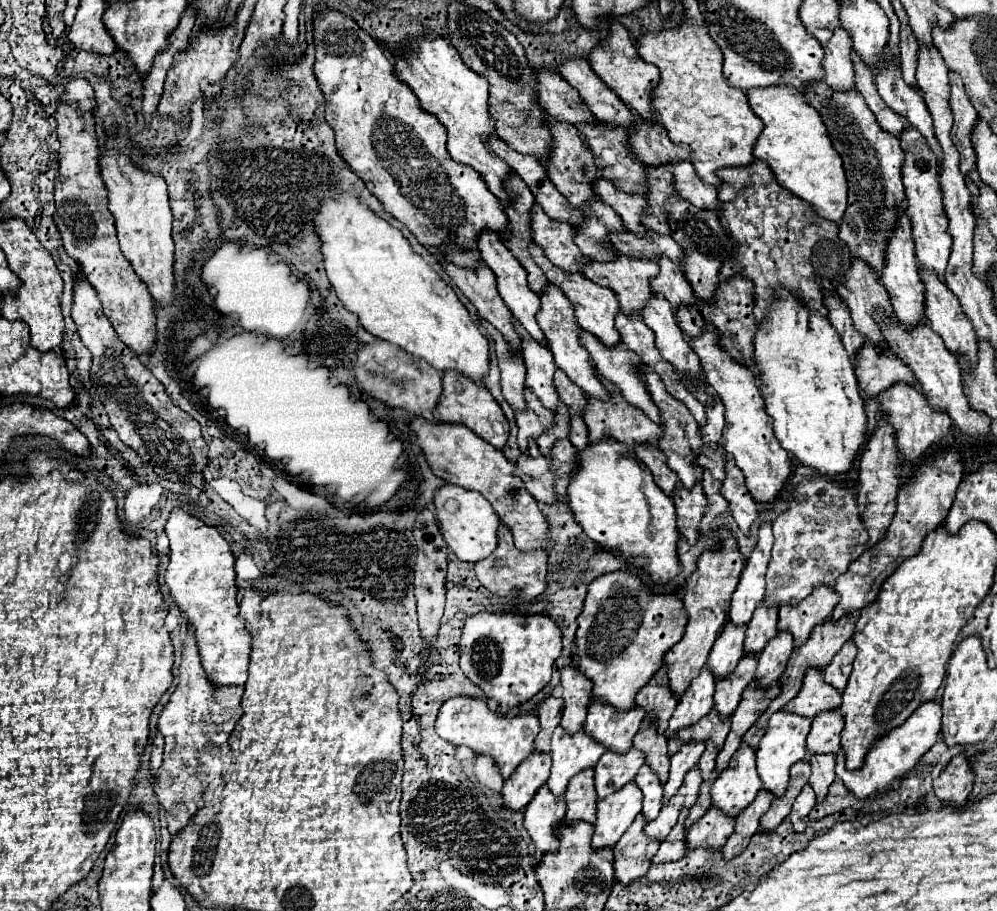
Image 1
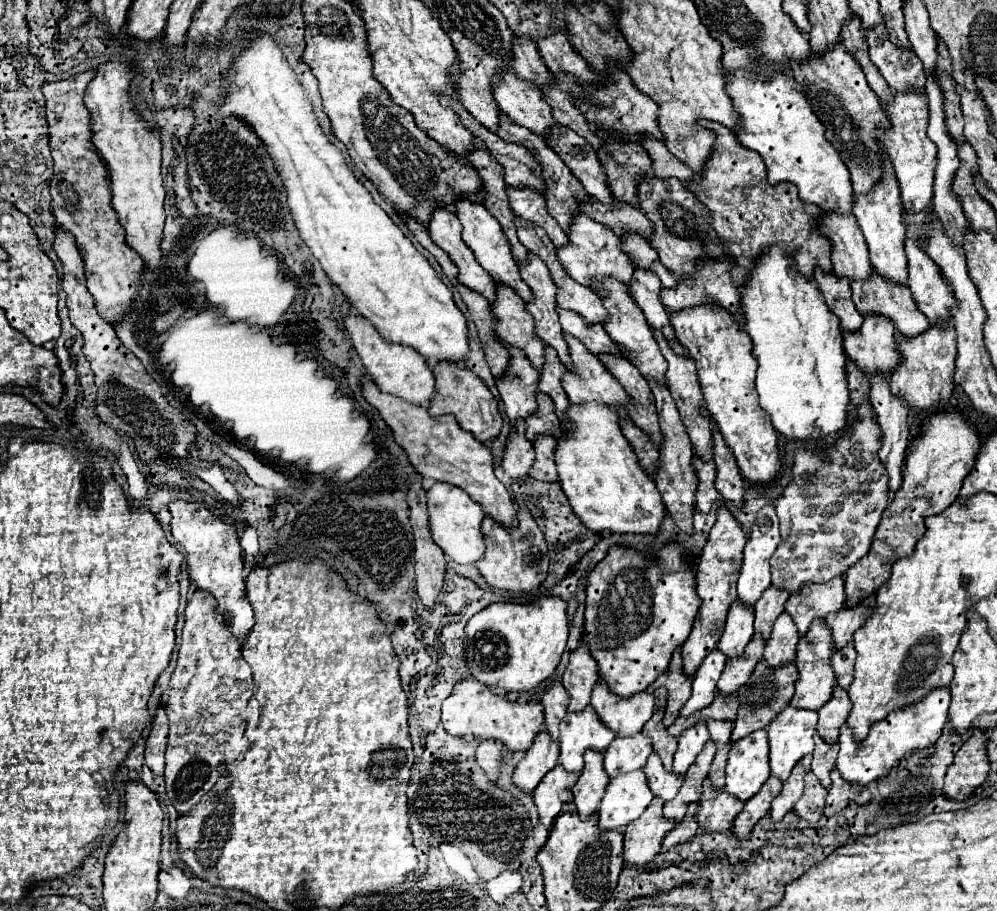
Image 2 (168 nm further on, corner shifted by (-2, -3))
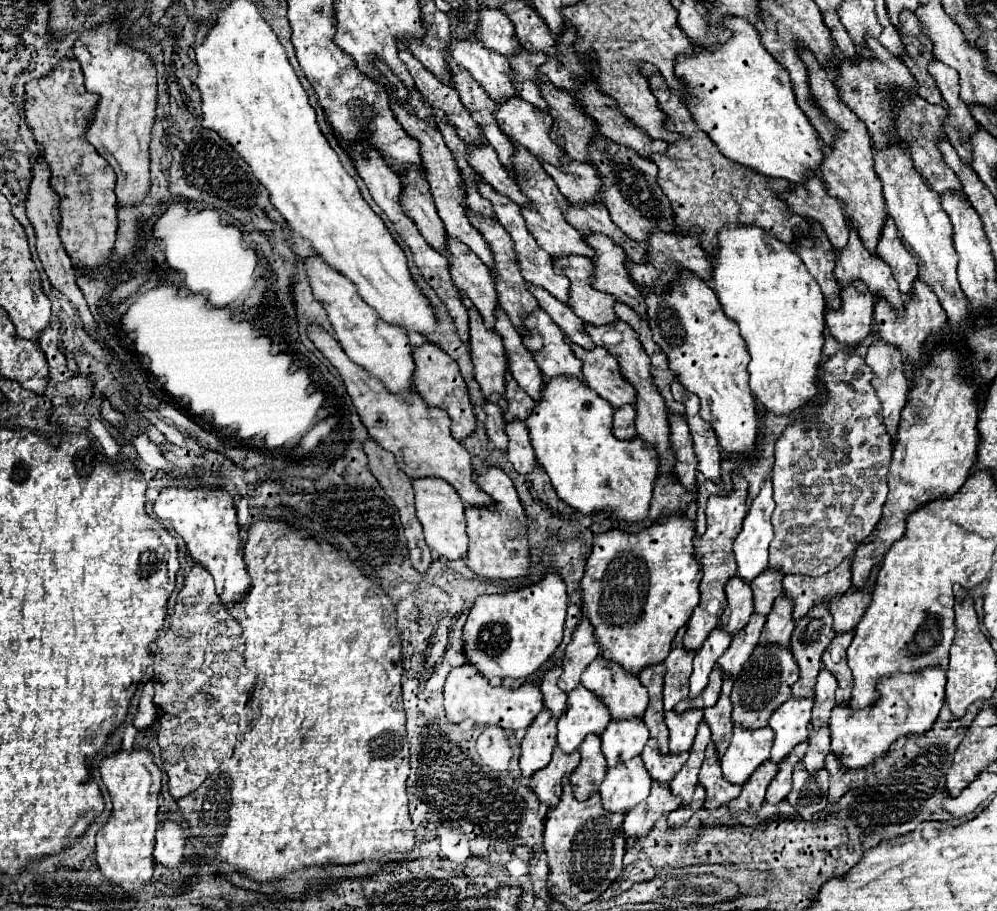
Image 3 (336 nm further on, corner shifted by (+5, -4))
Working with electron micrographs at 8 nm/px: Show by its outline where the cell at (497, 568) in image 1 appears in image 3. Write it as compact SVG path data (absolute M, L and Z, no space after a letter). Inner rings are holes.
M491 467L485 475L477 475L475 481L485 493L489 493L497 501L497 507L493 509L467 507L465 509L467 533L469 533L467 567L475 575L485 577L489 581L515 579L529 573L531 553L529 553L529 541L527 541L527 517L517 497L513 481L499 467Z

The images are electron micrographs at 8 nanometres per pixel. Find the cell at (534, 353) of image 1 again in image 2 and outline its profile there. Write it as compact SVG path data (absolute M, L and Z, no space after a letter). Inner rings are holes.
M496 282L496 300L490 304L492 316L496 322L496 334L524 350L526 358L532 362L534 368L542 368L542 358L544 358L544 344L542 340L534 334L534 320L524 308L524 300L504 284Z

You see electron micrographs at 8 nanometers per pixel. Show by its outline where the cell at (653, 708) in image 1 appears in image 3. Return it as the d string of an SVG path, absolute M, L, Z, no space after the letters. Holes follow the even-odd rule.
M673 645L669 657L665 659L665 677L663 677L663 703L665 711L671 711L679 701L689 693L693 653L687 653L681 645Z

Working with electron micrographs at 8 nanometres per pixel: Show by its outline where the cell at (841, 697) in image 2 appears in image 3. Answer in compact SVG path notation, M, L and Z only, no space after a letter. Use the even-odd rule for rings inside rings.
M823 669L815 685L815 705L813 705L813 721L811 721L813 729L821 729L829 725L831 711L837 705L835 691L837 691L837 679Z

